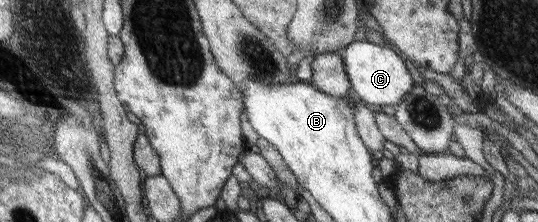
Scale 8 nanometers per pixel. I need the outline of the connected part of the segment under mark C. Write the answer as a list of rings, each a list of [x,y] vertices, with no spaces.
[[[354,41],[341,48],[338,54],[342,57],[342,65],[352,91],[364,103],[394,107],[416,85],[402,58],[390,48],[368,43],[368,41]]]

